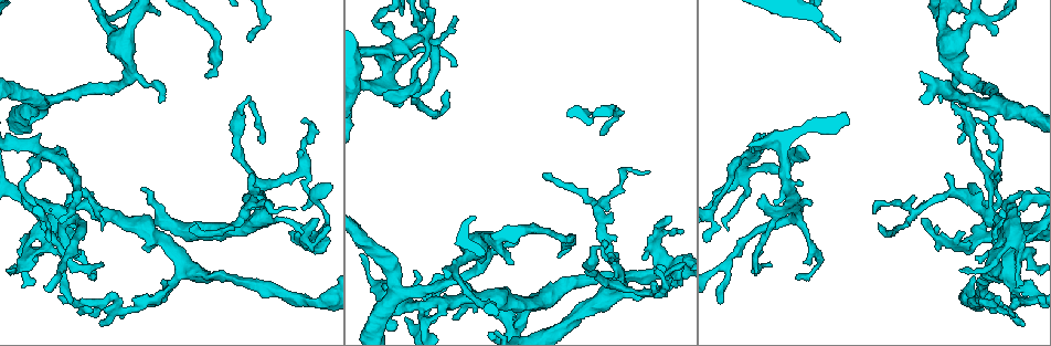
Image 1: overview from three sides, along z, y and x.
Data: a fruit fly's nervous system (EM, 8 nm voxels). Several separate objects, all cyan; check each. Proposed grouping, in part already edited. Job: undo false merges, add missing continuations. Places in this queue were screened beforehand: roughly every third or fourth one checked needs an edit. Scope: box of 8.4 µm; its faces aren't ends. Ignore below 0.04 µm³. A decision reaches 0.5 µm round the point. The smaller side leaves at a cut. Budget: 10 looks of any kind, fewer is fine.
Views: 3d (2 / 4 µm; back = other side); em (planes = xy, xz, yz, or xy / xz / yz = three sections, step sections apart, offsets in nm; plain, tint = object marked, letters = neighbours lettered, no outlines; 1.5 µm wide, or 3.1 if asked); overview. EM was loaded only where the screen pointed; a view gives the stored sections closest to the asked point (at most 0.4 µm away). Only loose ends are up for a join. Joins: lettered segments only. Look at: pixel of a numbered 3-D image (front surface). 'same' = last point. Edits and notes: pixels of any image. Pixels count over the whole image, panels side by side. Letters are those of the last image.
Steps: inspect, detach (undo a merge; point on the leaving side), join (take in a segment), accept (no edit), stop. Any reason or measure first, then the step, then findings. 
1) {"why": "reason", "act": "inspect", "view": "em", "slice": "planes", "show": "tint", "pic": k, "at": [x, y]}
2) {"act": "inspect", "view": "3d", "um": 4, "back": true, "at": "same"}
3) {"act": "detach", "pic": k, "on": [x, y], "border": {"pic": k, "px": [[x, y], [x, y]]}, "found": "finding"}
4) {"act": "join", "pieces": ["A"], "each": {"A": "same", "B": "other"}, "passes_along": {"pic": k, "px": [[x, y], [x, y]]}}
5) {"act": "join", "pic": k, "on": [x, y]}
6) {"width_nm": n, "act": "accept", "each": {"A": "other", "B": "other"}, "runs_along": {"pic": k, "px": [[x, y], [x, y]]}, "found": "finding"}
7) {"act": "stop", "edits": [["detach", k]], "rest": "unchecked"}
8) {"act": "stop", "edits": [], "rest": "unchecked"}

{"why": "tapers out", "act": "inspect", "view": "3d", "um": 2, "pic": 1, "at": [998, 297]}

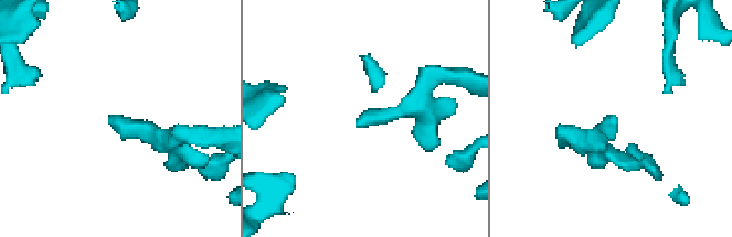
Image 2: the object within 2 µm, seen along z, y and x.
{"act": "inspect", "view": "em", "slice": "planes", "show": "letters", "pic": 2, "at": [615, 117]}

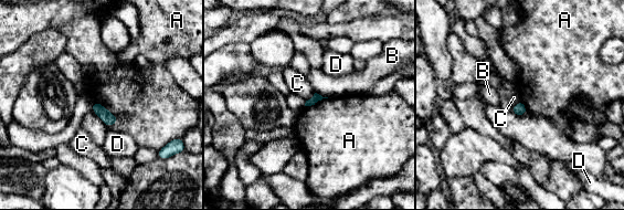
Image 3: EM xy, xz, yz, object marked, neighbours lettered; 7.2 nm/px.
{"longest_contact_nm": ["A", 240], "act": "accept", "each": {"A": "other", "B": "other", "C": "other", "D": "other"}, "border": {"pic": 3, "px": [[93, 102], [101, 103], [118, 121]]}, "found": "no lettered segment goes on from it"}

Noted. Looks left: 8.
{"why": "branch stops here", "act": "inspect", "view": "em", "slice": "xy", "step": 4, "show": "tint", "pic": 1, "at": [28, 125]}

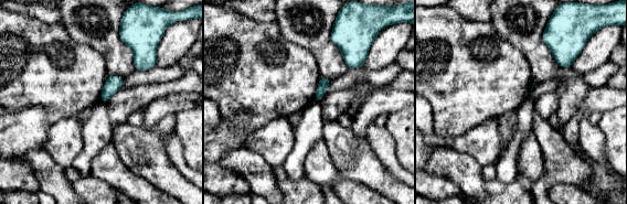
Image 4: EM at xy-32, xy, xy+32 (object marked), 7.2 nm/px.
{"act": "inspect", "view": "em", "slice": "planes", "show": "letters", "at": "same"}

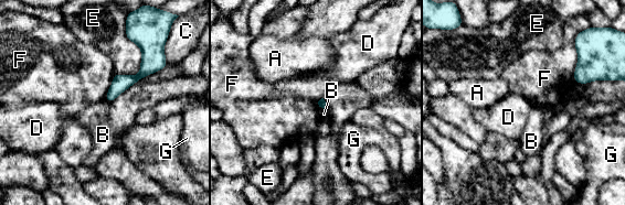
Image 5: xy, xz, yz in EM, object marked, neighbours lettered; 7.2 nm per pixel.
{"longest_contact_nm": ["E", 360], "act": "accept", "each": {"A": "other", "B": "other", "C": "other", "D": "other", "E": "other", "F": "other", "G": "other"}, "border": {"pic": 5, "px": [[105, 98], [109, 103]]}, "found": "none of them fits"}

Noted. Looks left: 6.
{"why": "abrupt turn", "act": "inspect", "view": "em", "slice": "yz", "step": 8, "show": "letters", "pic": 1, "at": [114, 33]}

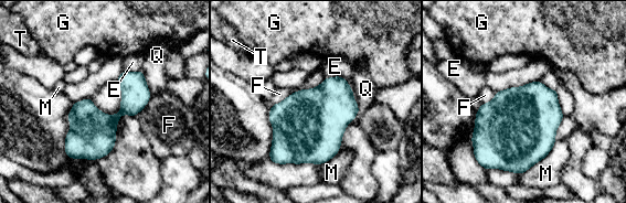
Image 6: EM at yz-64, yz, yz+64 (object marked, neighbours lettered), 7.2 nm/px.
{"act": "inspect", "view": "em", "slice": "planes", "show": "letters", "at": "same"}

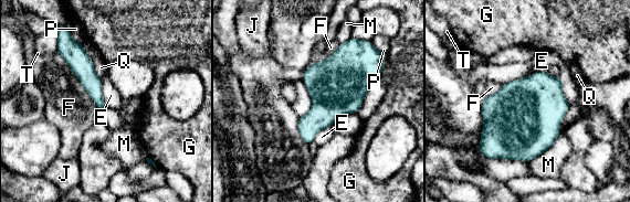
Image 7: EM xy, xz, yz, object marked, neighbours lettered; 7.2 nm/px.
{"longest_contact_nm": ["F", 550], "act": "accept", "each": {"E": "other", "F": "other", "G": "other", "J": "other", "M": "other", "P": "other", "Q": "other", "T": "other"}, "border": {"pic": 7, "px": [[56, 52], [81, 83], [98, 112]]}, "found": "one neuron here"}

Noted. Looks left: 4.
{"why": "branch stops here", "act": "inspect", "view": "em", "slice": "planes", "show": "letters", "pic": 1, "at": [302, 119]}

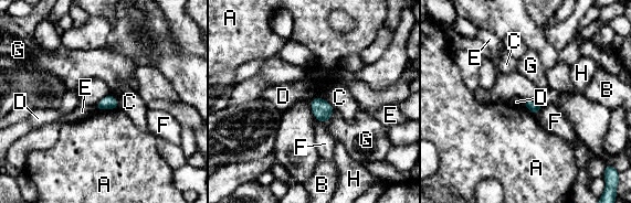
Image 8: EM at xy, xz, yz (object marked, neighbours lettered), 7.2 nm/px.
{"longest_contact_nm": ["A", 150], "act": "accept", "each": {"A": "other", "B": "other", "C": "other", "D": "other", "E": "other", "F": "other", "G": "other", "H": "other"}, "found": "no lettered segment goes on from it"}

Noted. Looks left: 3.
{"act": "stop", "edits": [], "rest": "unchecked"}

